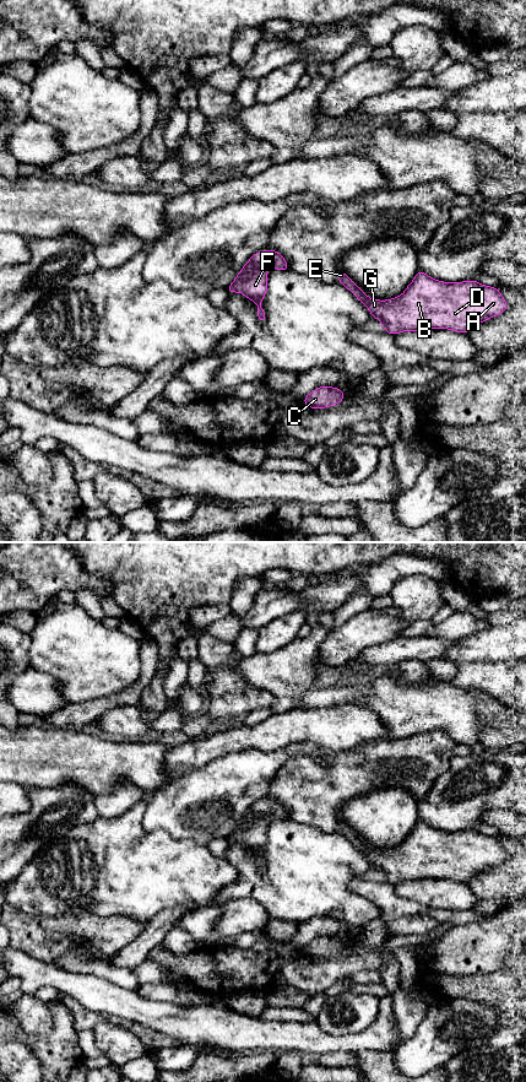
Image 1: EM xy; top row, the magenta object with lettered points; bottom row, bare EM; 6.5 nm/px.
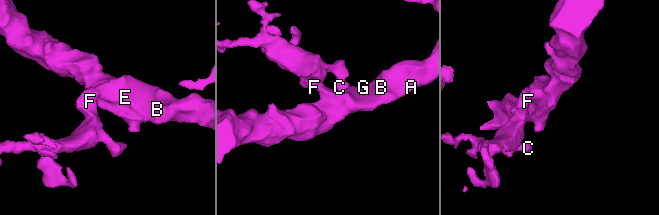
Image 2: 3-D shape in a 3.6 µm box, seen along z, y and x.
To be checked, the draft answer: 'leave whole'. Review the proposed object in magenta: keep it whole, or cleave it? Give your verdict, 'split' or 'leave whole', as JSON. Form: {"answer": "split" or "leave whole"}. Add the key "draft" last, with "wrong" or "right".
{"answer": "leave whole", "draft": "right"}

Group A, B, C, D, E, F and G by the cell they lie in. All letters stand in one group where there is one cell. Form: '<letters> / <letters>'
A B C D E F G

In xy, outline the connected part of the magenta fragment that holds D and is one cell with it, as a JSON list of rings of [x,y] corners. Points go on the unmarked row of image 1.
[[[342,819],[338,821],[337,831],[369,859],[372,866],[380,870],[385,882],[391,884],[424,878],[449,878],[468,883],[471,877],[503,864],[508,858],[504,846],[497,837],[489,837],[475,829],[443,832],[419,819],[401,845],[386,850],[368,846]]]

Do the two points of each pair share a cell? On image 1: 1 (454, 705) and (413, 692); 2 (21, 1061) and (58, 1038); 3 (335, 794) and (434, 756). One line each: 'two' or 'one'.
1: one
2: two
3: one

